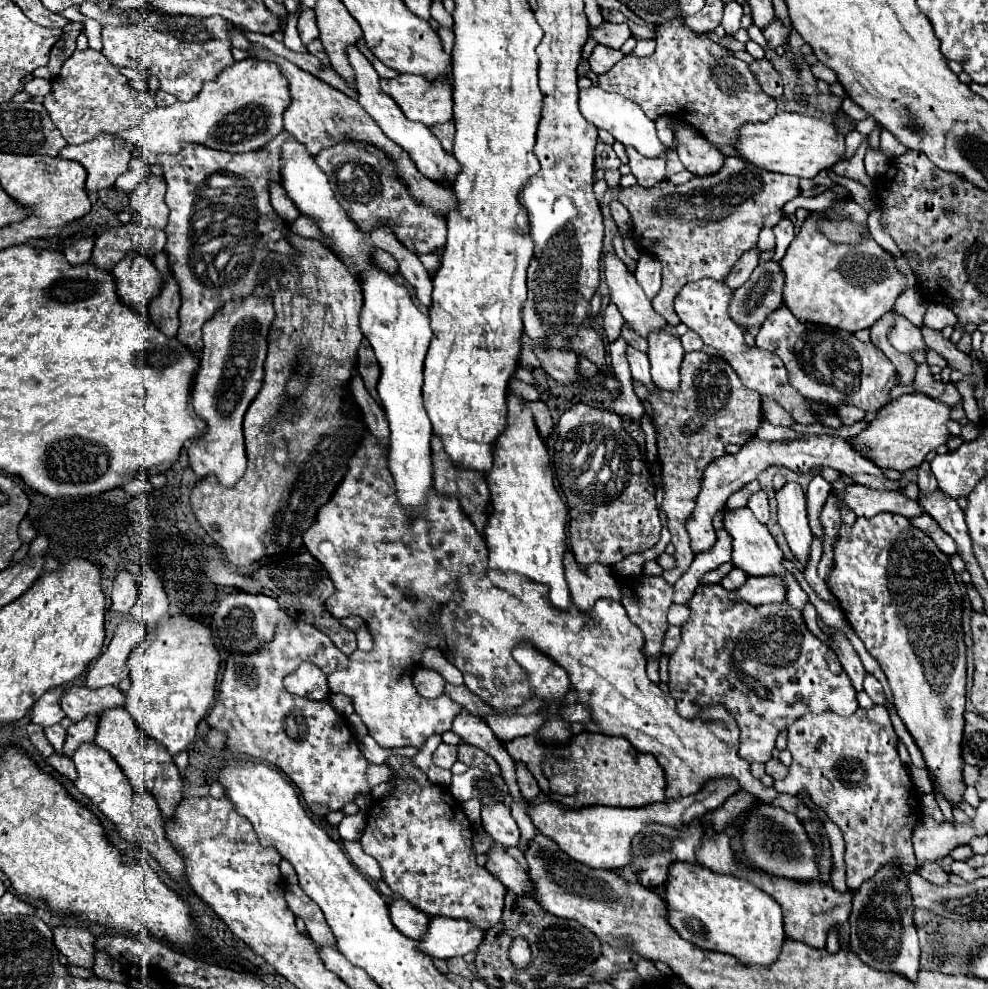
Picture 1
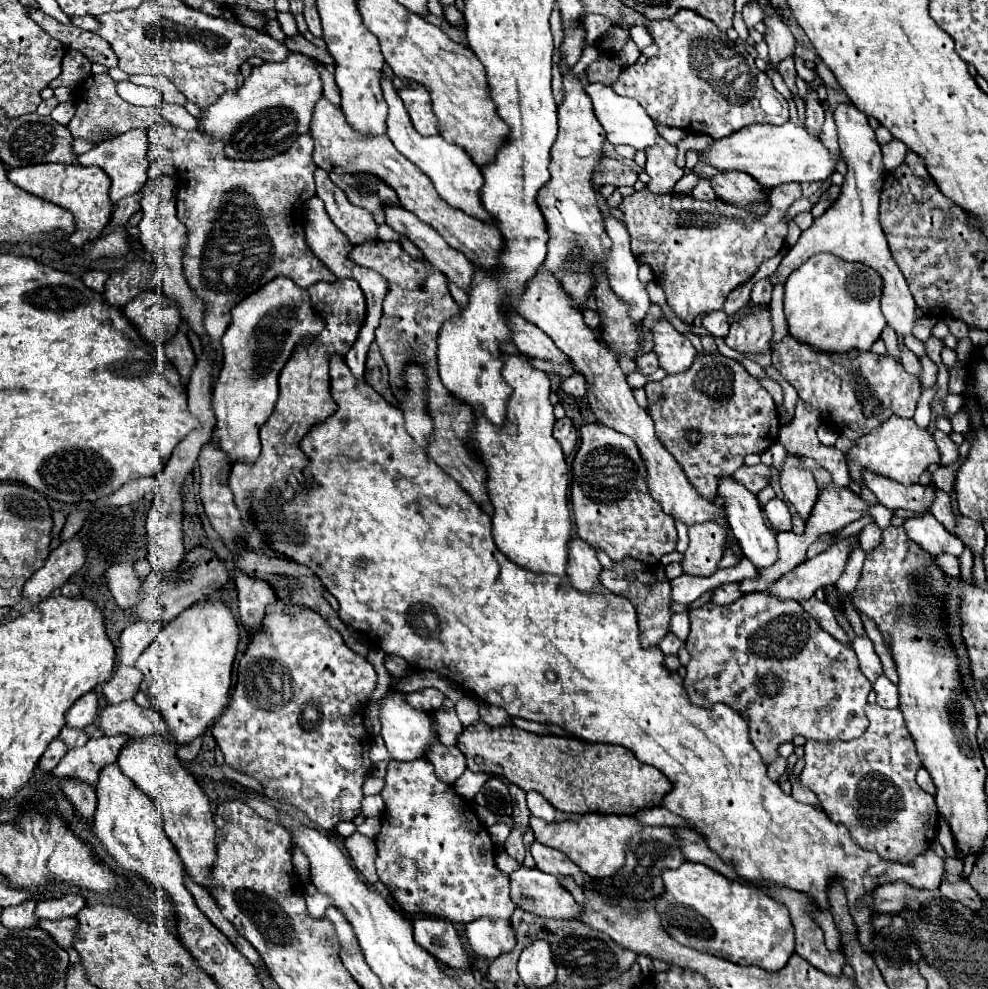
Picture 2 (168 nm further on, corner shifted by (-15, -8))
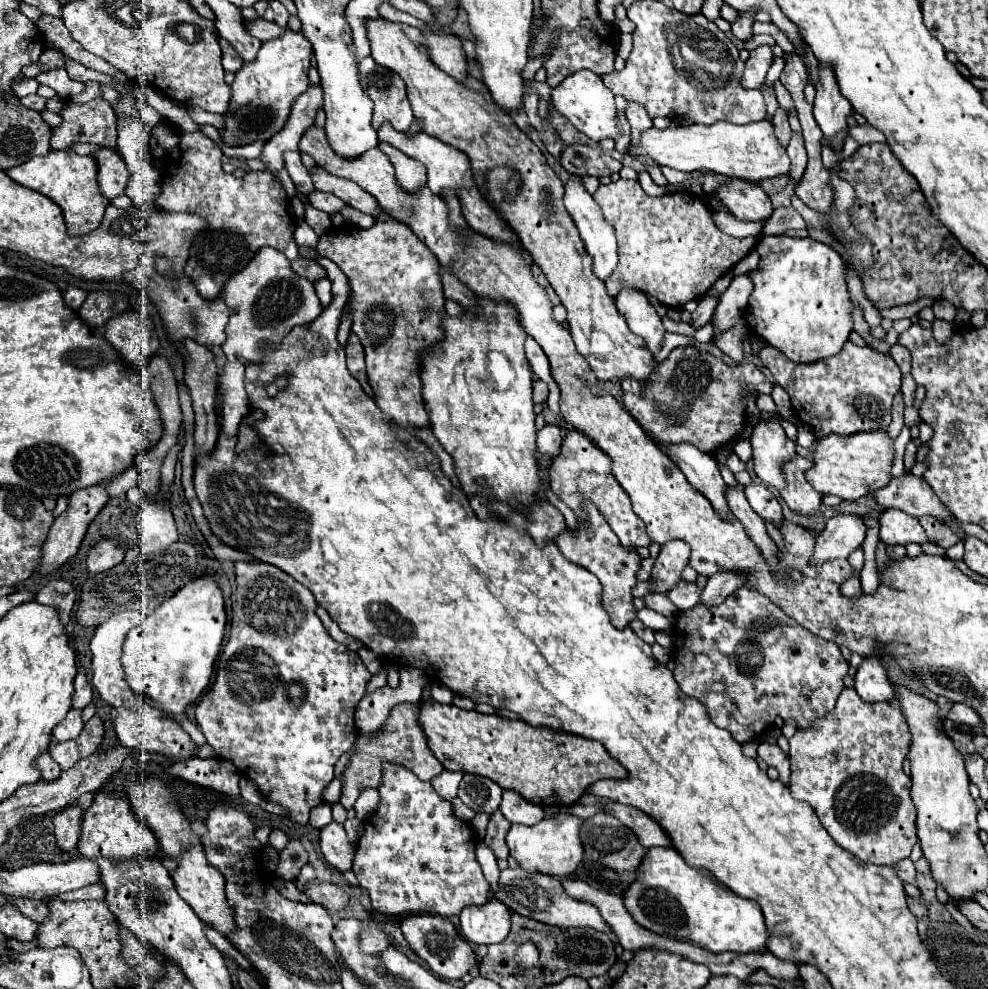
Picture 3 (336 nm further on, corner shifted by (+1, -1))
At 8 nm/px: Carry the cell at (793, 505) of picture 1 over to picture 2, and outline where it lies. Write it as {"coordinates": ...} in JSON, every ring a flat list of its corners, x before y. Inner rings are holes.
{"coordinates":[[788,454,780,468,780,486,784,496,796,506,802,520,806,520,812,512,812,506,818,498,818,486,810,470,802,466,800,456]]}

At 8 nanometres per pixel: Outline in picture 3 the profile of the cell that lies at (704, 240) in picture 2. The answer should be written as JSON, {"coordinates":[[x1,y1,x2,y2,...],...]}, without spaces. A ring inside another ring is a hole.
{"coordinates":[[618,179,608,185,600,185,598,191,594,193,594,201,602,207,604,217,612,221,618,239,620,261,616,267,616,275,612,275,612,279,608,279,606,283,606,291,612,297,618,295,622,283,626,283,638,291,656,297,666,307,674,307,674,309,684,307,688,301,700,299,716,283,716,279,720,279,726,271,730,271,758,243,758,237,738,239,722,233,714,225,708,203,690,191,674,191,662,197,650,197,642,191,636,179]]}

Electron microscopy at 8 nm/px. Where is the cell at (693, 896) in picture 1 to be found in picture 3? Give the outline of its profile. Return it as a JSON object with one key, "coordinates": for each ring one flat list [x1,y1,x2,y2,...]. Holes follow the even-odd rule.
{"coordinates":[[652,847,648,851,648,859,638,867,636,881,624,893,624,903,628,903,628,911,636,915,642,927,658,935,684,939,712,953,766,951,768,931,760,907,718,883,710,871,690,867,676,849]]}

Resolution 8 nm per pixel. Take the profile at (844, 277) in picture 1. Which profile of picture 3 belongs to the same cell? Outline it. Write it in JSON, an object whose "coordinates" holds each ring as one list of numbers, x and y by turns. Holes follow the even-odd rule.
{"coordinates":[[786,235,760,237,756,251,760,253,760,265,756,269,754,291,746,309,746,323,750,331,766,339,766,343,780,349,788,359,796,363,812,363,824,357,836,355,848,341,854,329,852,321,852,301,848,293,846,273,848,265,830,245,816,241,812,237,794,239]]}

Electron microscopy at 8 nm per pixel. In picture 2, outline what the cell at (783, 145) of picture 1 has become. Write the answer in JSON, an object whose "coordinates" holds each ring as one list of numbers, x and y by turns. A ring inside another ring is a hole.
{"coordinates":[[786,122,782,126,746,126,744,130,738,130,728,138,714,140,706,150,700,152,700,160,720,172,746,172,768,190,788,182,822,182,834,172,838,162,830,156,820,138,810,136,804,126,792,122]]}

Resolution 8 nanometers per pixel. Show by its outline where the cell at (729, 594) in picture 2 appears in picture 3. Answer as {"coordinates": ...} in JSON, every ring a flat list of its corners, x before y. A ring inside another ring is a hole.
{"coordinates":[[682,579,674,585,674,589,668,593,668,597,678,609,690,609,690,607,698,605,700,593,702,593,702,589,696,583,688,583]]}

